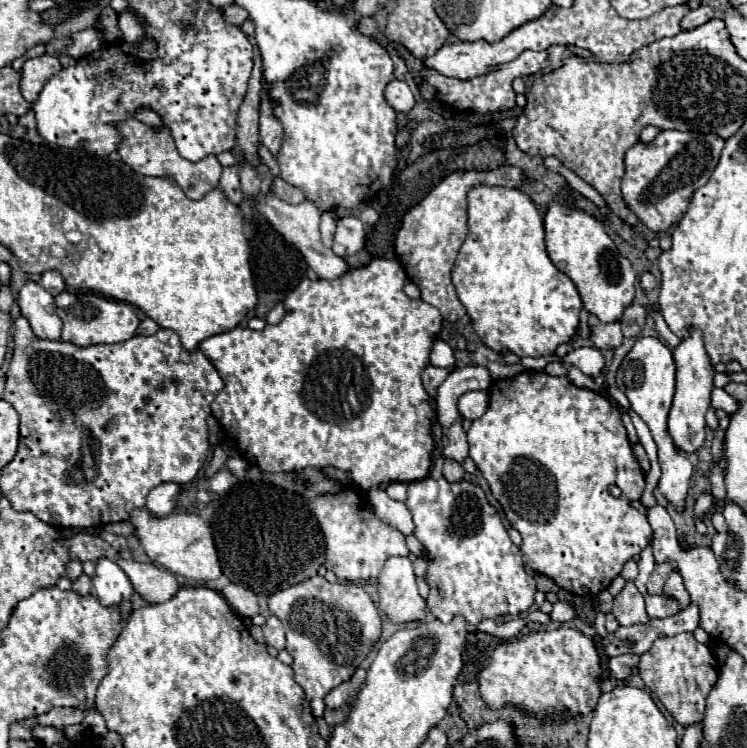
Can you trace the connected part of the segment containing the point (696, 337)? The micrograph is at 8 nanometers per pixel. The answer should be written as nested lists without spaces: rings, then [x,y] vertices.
[[[690,329],[690,335],[682,339],[672,353],[676,361],[676,393],[674,393],[674,403],[668,415],[668,433],[672,435],[680,451],[696,453],[706,439],[704,415],[710,409],[710,393],[714,389],[714,383],[712,383],[714,367],[710,363],[710,357],[706,355],[700,329]]]

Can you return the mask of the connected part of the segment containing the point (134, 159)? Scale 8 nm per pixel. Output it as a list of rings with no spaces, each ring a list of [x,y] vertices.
[[[128,119],[128,121],[122,121],[118,129],[124,135],[118,153],[122,161],[130,165],[136,173],[150,175],[150,177],[168,177],[180,185],[180,189],[186,193],[188,199],[202,199],[208,191],[218,187],[220,173],[222,173],[222,165],[218,163],[218,159],[214,155],[208,155],[206,159],[192,163],[180,157],[174,141],[170,139],[170,131],[166,127],[162,131],[154,131],[152,127],[140,123],[138,119]]]

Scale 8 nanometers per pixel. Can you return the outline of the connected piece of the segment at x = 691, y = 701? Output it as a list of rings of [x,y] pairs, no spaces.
[[[678,633],[674,637],[654,641],[654,647],[642,655],[638,671],[646,687],[656,693],[656,697],[680,725],[688,727],[702,721],[704,701],[718,679],[718,663],[712,651],[698,643],[692,633]]]

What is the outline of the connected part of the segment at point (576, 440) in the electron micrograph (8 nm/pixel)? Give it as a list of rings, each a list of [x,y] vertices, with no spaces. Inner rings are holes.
[[[522,371],[520,375],[516,377],[510,377],[510,379],[498,379],[490,385],[488,389],[488,397],[490,397],[490,405],[488,405],[488,411],[472,421],[470,429],[468,429],[468,443],[470,443],[470,459],[476,463],[478,471],[484,475],[484,479],[488,481],[490,485],[490,491],[494,495],[494,499],[502,505],[504,509],[504,515],[506,519],[510,521],[510,525],[522,535],[522,555],[524,555],[524,563],[528,567],[532,567],[536,573],[542,573],[542,575],[548,575],[550,579],[554,579],[554,583],[558,587],[562,587],[564,591],[572,593],[572,595],[582,595],[582,597],[592,597],[592,595],[598,595],[600,591],[608,589],[608,585],[612,583],[614,577],[618,577],[622,573],[622,567],[626,561],[638,561],[640,559],[640,553],[652,543],[654,539],[654,531],[646,519],[644,513],[640,513],[638,509],[632,509],[630,507],[630,501],[634,499],[640,499],[642,493],[644,493],[644,487],[646,487],[646,479],[644,479],[644,473],[634,457],[634,451],[632,451],[632,445],[628,441],[628,435],[626,435],[626,429],[624,429],[624,423],[622,423],[622,415],[612,407],[612,403],[592,391],[592,389],[580,389],[576,385],[570,383],[570,379],[566,375],[560,375],[560,377],[550,377],[546,375],[544,371]],[[610,485],[618,485],[622,489],[622,499],[616,499],[612,497],[612,493],[608,491]]]

